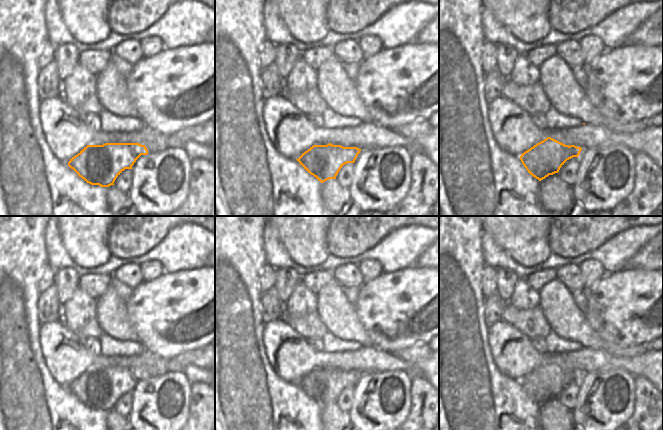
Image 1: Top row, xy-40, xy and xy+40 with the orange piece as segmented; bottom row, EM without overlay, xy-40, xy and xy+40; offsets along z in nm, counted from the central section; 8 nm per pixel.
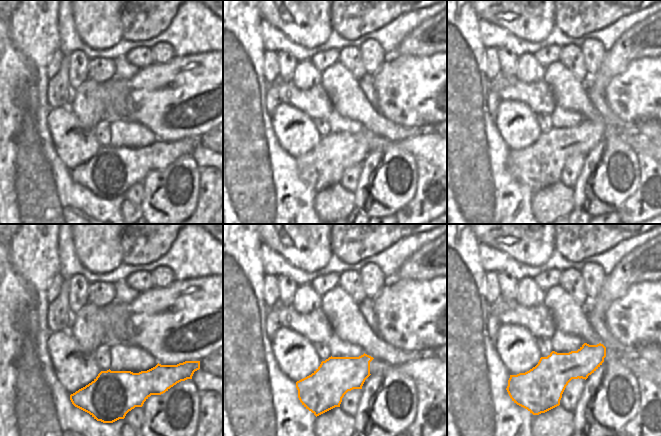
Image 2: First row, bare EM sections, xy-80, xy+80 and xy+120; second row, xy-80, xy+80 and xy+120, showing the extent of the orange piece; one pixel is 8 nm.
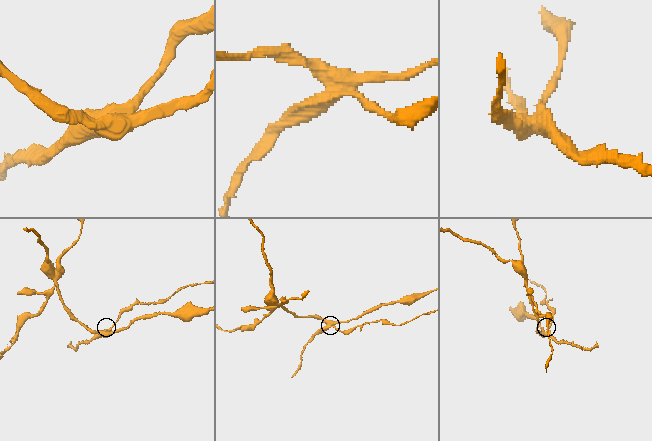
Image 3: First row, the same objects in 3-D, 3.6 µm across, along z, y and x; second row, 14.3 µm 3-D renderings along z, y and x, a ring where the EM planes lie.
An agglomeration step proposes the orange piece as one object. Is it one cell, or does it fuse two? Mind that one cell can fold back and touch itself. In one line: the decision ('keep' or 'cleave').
cleave

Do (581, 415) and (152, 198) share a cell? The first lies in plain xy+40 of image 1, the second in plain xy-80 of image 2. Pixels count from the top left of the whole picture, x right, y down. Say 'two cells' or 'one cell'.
one cell

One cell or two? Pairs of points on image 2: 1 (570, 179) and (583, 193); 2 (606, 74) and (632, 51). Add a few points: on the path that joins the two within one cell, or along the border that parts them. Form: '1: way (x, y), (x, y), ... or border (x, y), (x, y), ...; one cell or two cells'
1: border (584, 162), (576, 183), (572, 187); two cells
2: way (612, 68), (626, 54); one cell

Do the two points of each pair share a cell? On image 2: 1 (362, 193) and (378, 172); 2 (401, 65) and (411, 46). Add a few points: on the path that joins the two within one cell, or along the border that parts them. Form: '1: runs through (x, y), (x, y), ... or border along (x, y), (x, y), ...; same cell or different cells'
1: runs through (365, 184), (370, 179), (371, 169), (375, 166); same cell
2: border along (431, 55), (401, 55), (386, 61); different cells

